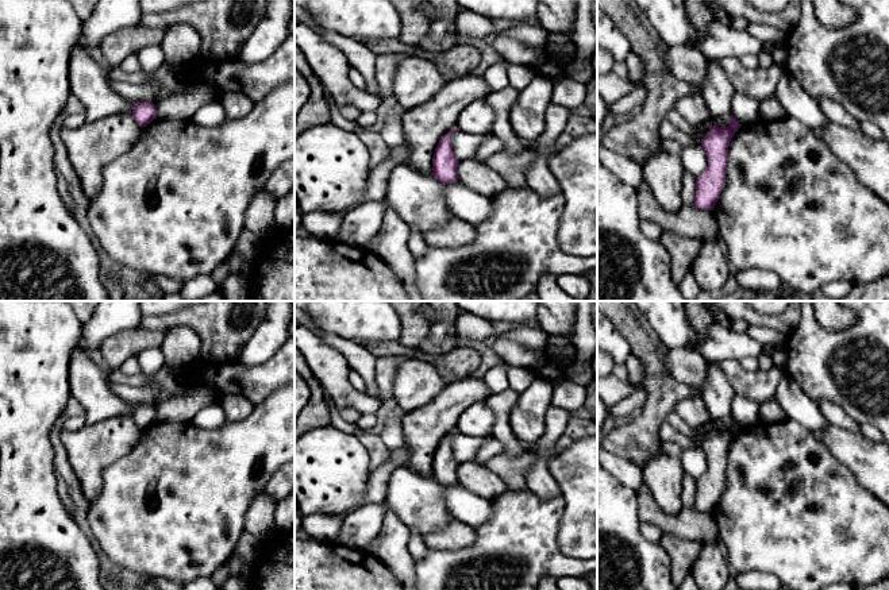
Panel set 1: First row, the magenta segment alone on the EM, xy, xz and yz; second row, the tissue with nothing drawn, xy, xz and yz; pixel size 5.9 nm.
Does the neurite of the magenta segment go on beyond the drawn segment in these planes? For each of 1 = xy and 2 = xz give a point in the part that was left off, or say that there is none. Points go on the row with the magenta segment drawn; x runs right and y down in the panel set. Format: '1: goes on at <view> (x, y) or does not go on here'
1: does not go on here
2: does not go on here

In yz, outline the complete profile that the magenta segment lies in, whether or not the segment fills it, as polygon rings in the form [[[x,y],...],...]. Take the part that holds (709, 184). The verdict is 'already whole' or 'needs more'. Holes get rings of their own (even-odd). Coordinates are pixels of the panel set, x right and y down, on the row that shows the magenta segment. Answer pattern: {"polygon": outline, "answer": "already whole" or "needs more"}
{"polygon": [[[731,115],[728,127],[711,126],[707,136],[701,139],[708,166],[696,178],[696,208],[713,211],[726,185],[730,142],[740,127],[742,124]]], "answer": "already whole"}

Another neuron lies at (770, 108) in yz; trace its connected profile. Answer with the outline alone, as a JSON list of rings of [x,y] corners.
[[[774,96],[759,103],[759,119],[765,122],[773,122],[784,117],[786,117],[786,112]]]

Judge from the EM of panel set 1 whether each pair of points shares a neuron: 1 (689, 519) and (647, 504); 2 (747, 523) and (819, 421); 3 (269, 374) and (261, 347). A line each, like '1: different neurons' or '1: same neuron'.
1: same neuron
2: different neurons
3: different neurons

